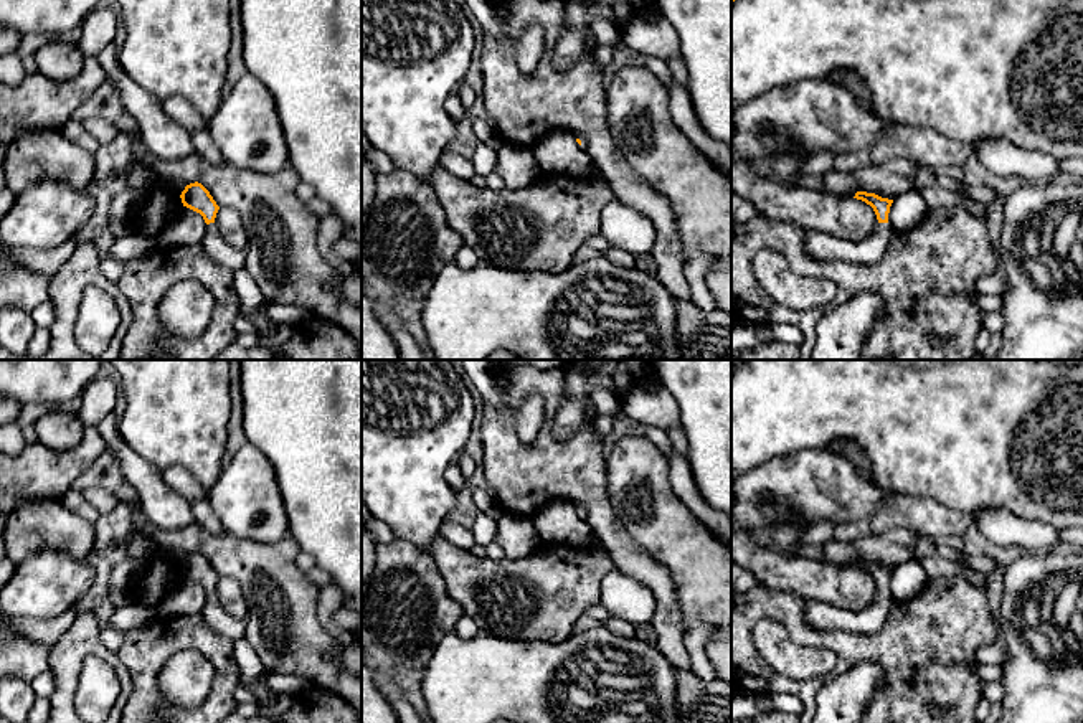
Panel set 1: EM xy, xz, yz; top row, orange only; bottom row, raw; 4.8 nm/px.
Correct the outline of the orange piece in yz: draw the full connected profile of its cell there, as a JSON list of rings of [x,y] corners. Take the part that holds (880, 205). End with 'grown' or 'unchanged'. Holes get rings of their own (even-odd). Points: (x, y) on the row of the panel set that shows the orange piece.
[[[857,191],[854,198],[862,200],[873,208],[878,224],[858,243],[840,239],[816,229],[806,229],[807,251],[816,258],[824,261],[842,259],[875,264],[885,254],[887,244],[893,234],[888,226],[888,213],[893,200],[867,191]]]; grown

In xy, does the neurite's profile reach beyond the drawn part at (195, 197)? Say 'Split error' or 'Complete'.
Split error

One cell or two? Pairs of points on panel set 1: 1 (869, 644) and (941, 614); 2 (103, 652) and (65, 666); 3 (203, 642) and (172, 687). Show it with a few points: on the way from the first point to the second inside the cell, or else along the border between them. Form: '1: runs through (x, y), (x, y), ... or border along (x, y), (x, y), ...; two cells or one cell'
1: runs through (887, 644), (903, 644), (923, 624); one cell
2: runs through (93, 651), (80, 651), (75, 656); one cell
3: border along (162, 669), (197, 649), (213, 684); two cells

